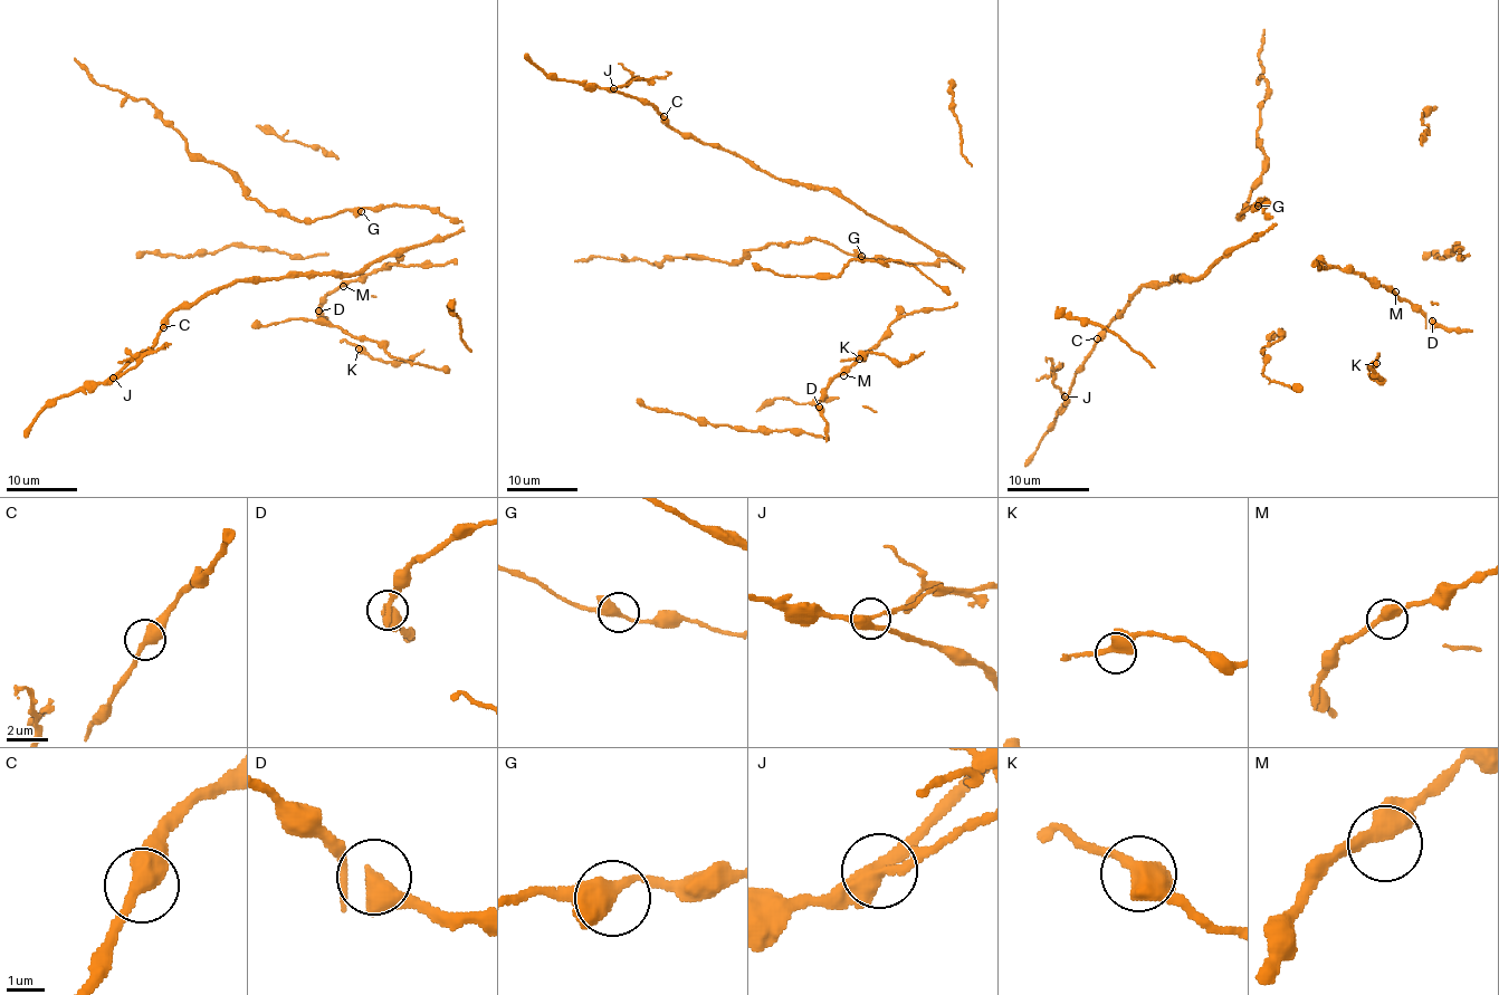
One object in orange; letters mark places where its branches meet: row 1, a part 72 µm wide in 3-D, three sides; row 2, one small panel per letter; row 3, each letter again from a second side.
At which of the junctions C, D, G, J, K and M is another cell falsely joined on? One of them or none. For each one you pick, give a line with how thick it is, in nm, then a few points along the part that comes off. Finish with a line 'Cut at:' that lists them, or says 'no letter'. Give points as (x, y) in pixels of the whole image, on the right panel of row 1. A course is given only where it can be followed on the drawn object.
J: 360 nm | (1065, 396), (1054, 384), (1052, 362), (1048, 357), (1046, 362)
Cut at: J

